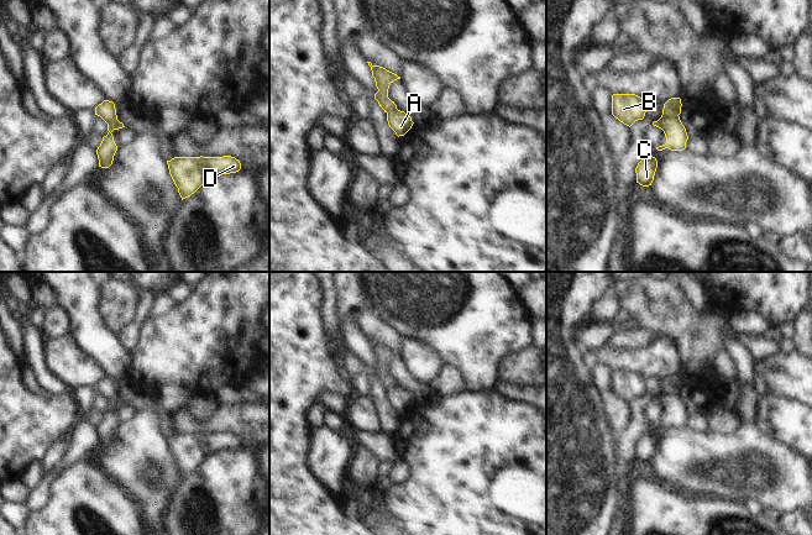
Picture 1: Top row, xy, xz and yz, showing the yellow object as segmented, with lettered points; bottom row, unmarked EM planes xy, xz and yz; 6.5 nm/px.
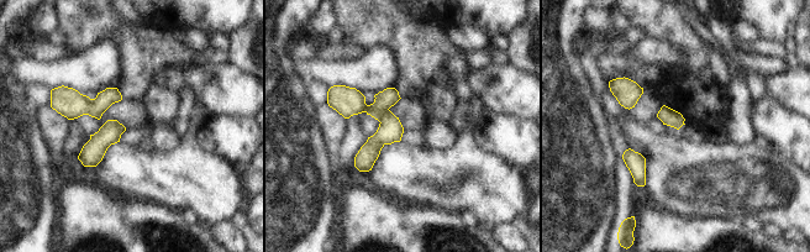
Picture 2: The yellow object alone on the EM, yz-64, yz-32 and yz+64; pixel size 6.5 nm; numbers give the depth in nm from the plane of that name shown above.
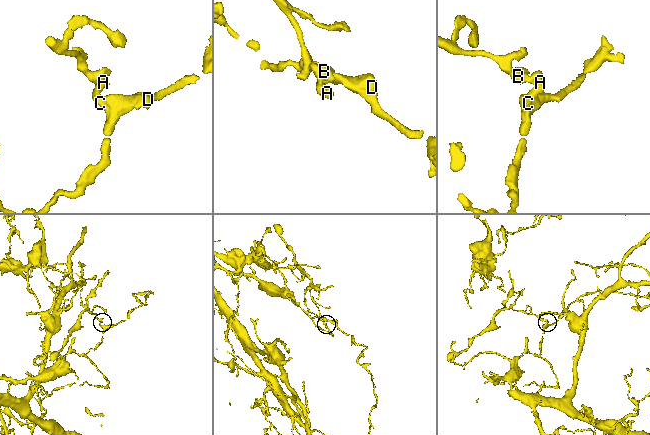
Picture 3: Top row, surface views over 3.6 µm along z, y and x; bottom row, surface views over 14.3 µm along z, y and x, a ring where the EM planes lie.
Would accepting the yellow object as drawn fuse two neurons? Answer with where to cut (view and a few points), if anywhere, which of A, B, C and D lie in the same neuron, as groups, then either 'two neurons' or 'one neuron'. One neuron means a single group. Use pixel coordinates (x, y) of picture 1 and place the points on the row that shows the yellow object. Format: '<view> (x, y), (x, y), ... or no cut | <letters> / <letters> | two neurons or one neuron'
yz (677, 114), (668, 114), (663, 119), (660, 127) | A C D / B | two neurons

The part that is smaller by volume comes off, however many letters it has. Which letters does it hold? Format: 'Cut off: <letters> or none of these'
Cut off: B

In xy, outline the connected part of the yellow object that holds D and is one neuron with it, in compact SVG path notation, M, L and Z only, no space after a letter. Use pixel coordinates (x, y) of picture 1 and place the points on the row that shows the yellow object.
M231 156L174 157L167 164L182 200L194 194L208 179L241 169L240 161Z

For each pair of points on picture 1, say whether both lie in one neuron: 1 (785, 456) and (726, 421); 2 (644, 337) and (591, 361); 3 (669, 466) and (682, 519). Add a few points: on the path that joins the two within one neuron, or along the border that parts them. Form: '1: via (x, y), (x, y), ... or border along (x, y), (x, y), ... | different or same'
1: border along (740, 424), (732, 433), (714, 433), (710, 430) | different
2: border along (609, 346), (617, 350), (647, 349) | different
3: border along (656, 480), (671, 489), (685, 494), (703, 496) | different

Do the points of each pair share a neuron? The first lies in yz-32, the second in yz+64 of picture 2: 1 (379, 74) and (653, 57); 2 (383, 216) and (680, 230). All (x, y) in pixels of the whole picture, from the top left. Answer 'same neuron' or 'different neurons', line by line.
1: different neurons
2: same neuron

